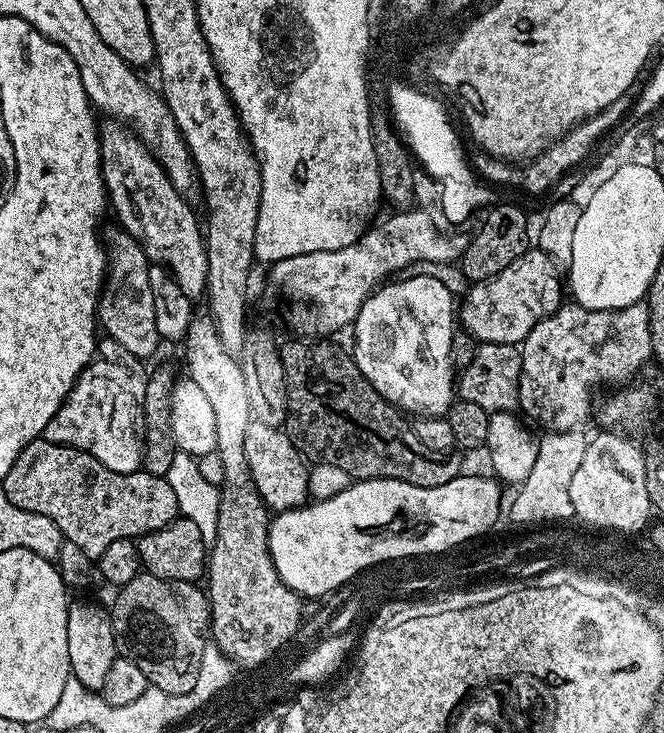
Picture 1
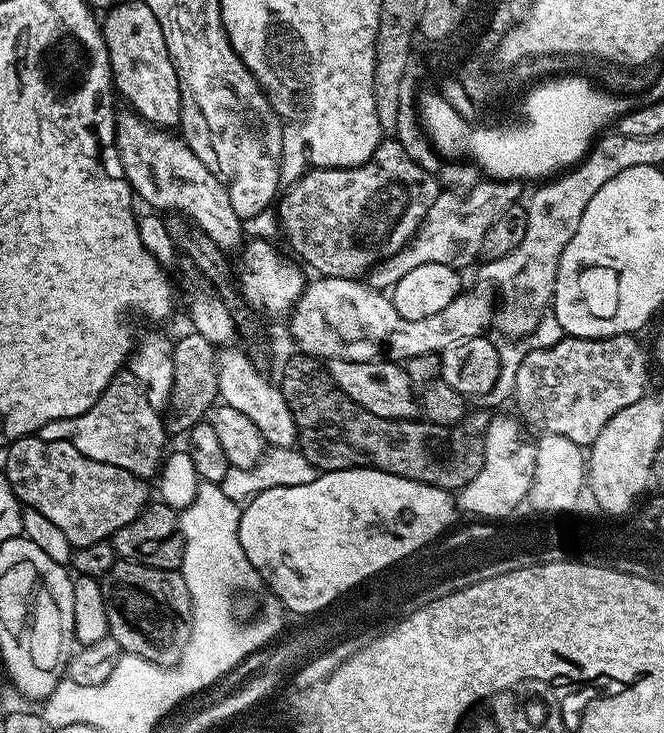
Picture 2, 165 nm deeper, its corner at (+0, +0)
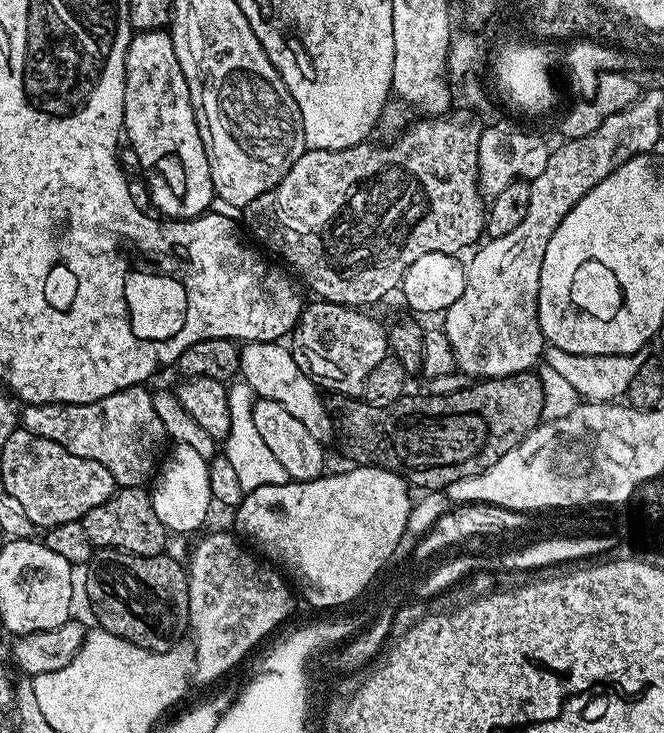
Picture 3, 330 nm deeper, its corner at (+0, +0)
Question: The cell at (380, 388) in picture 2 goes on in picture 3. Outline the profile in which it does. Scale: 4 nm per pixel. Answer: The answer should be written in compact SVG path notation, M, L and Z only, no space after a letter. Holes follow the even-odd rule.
M314 300L314 303L311 301L305 305L299 322L290 334L290 349L297 366L304 374L311 377L316 385L337 395L357 398L364 393L365 378L370 376L374 367L378 366L378 363L382 362L390 352L387 329L384 324L382 326L366 315L365 311L321 300Z

